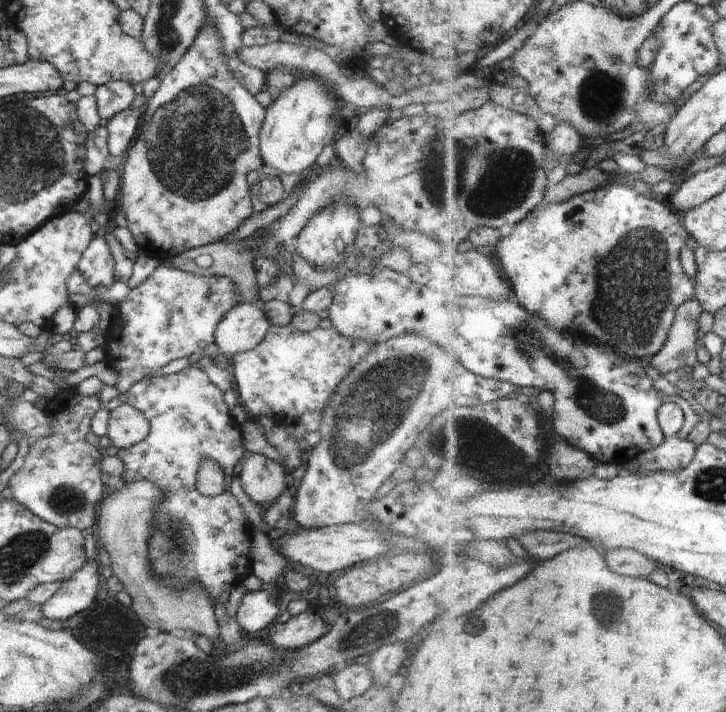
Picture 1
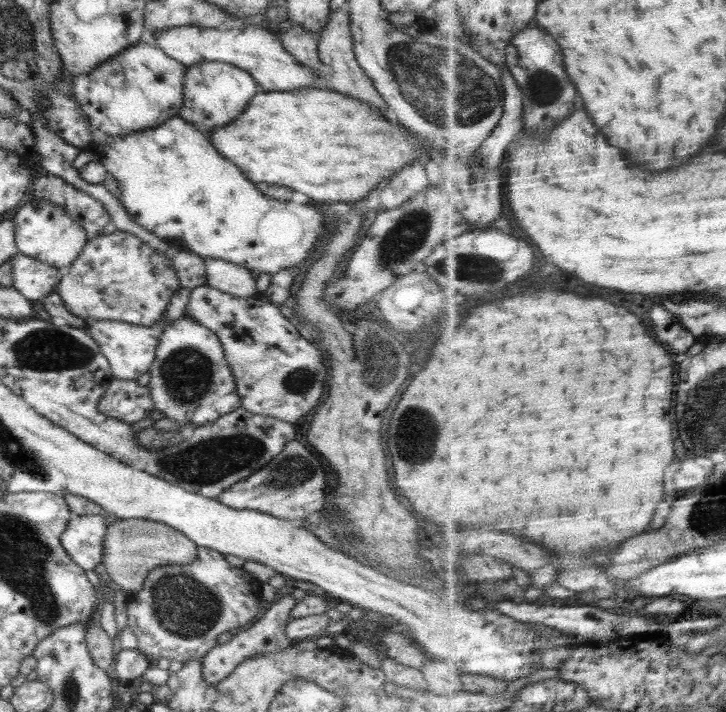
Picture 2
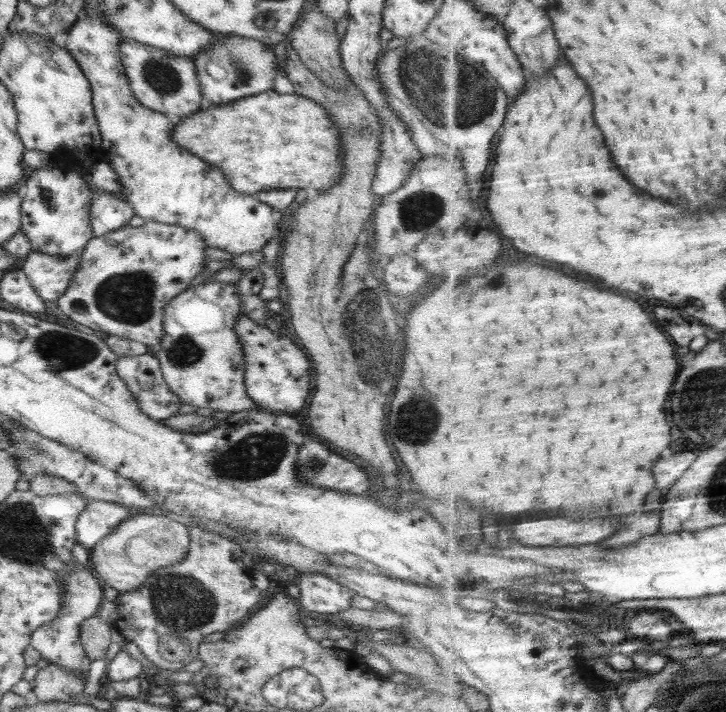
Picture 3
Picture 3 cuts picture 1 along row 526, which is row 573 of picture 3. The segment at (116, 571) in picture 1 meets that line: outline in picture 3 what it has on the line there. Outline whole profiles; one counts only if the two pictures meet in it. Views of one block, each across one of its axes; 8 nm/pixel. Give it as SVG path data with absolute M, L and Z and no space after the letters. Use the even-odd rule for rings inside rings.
M133 513L94 545L90 552L90 566L98 572L103 584L118 592L130 592L136 590L157 568L182 562L189 553L189 542L189 528L185 521L159 513Z

